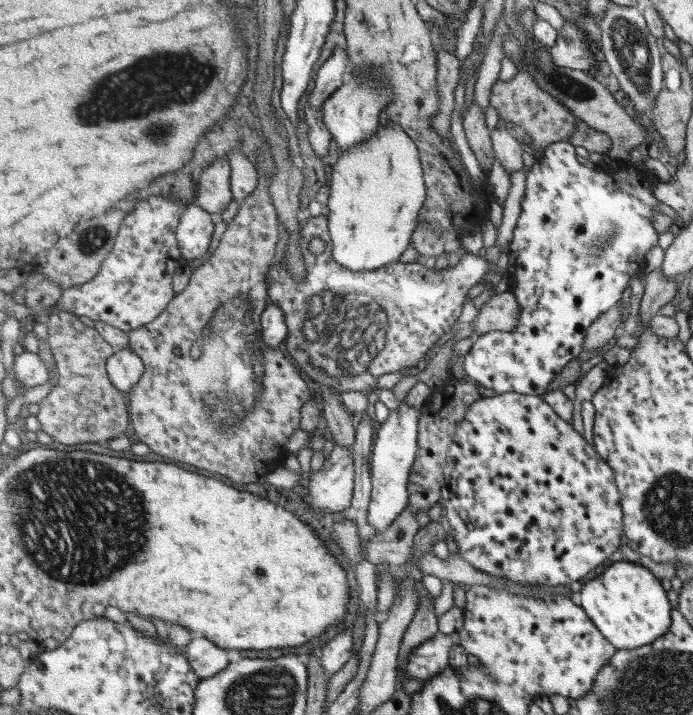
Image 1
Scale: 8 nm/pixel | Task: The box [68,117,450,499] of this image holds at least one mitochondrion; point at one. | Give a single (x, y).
(225, 345)

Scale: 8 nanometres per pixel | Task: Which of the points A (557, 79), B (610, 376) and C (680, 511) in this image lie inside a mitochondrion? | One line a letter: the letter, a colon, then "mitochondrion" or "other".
A: mitochondrion
B: other
C: mitochondrion

